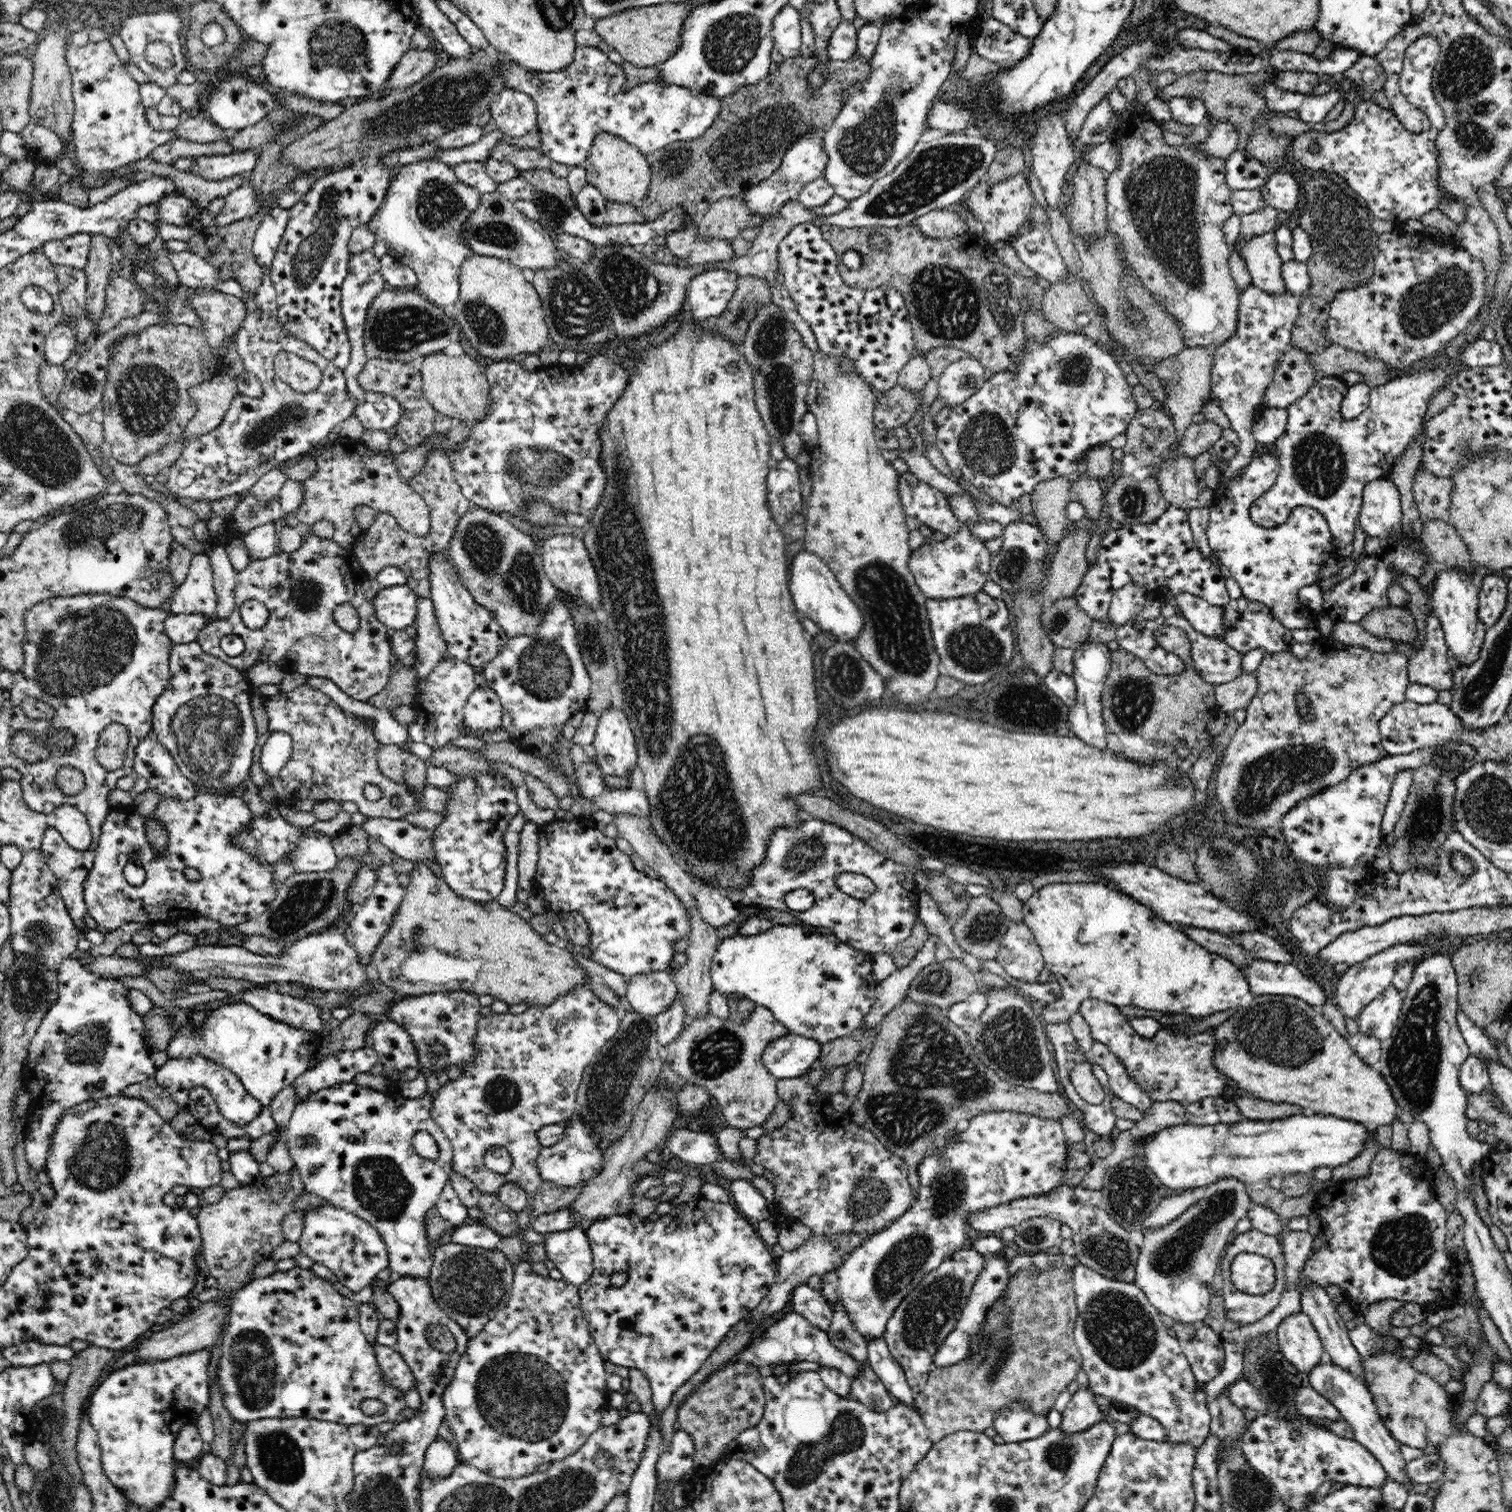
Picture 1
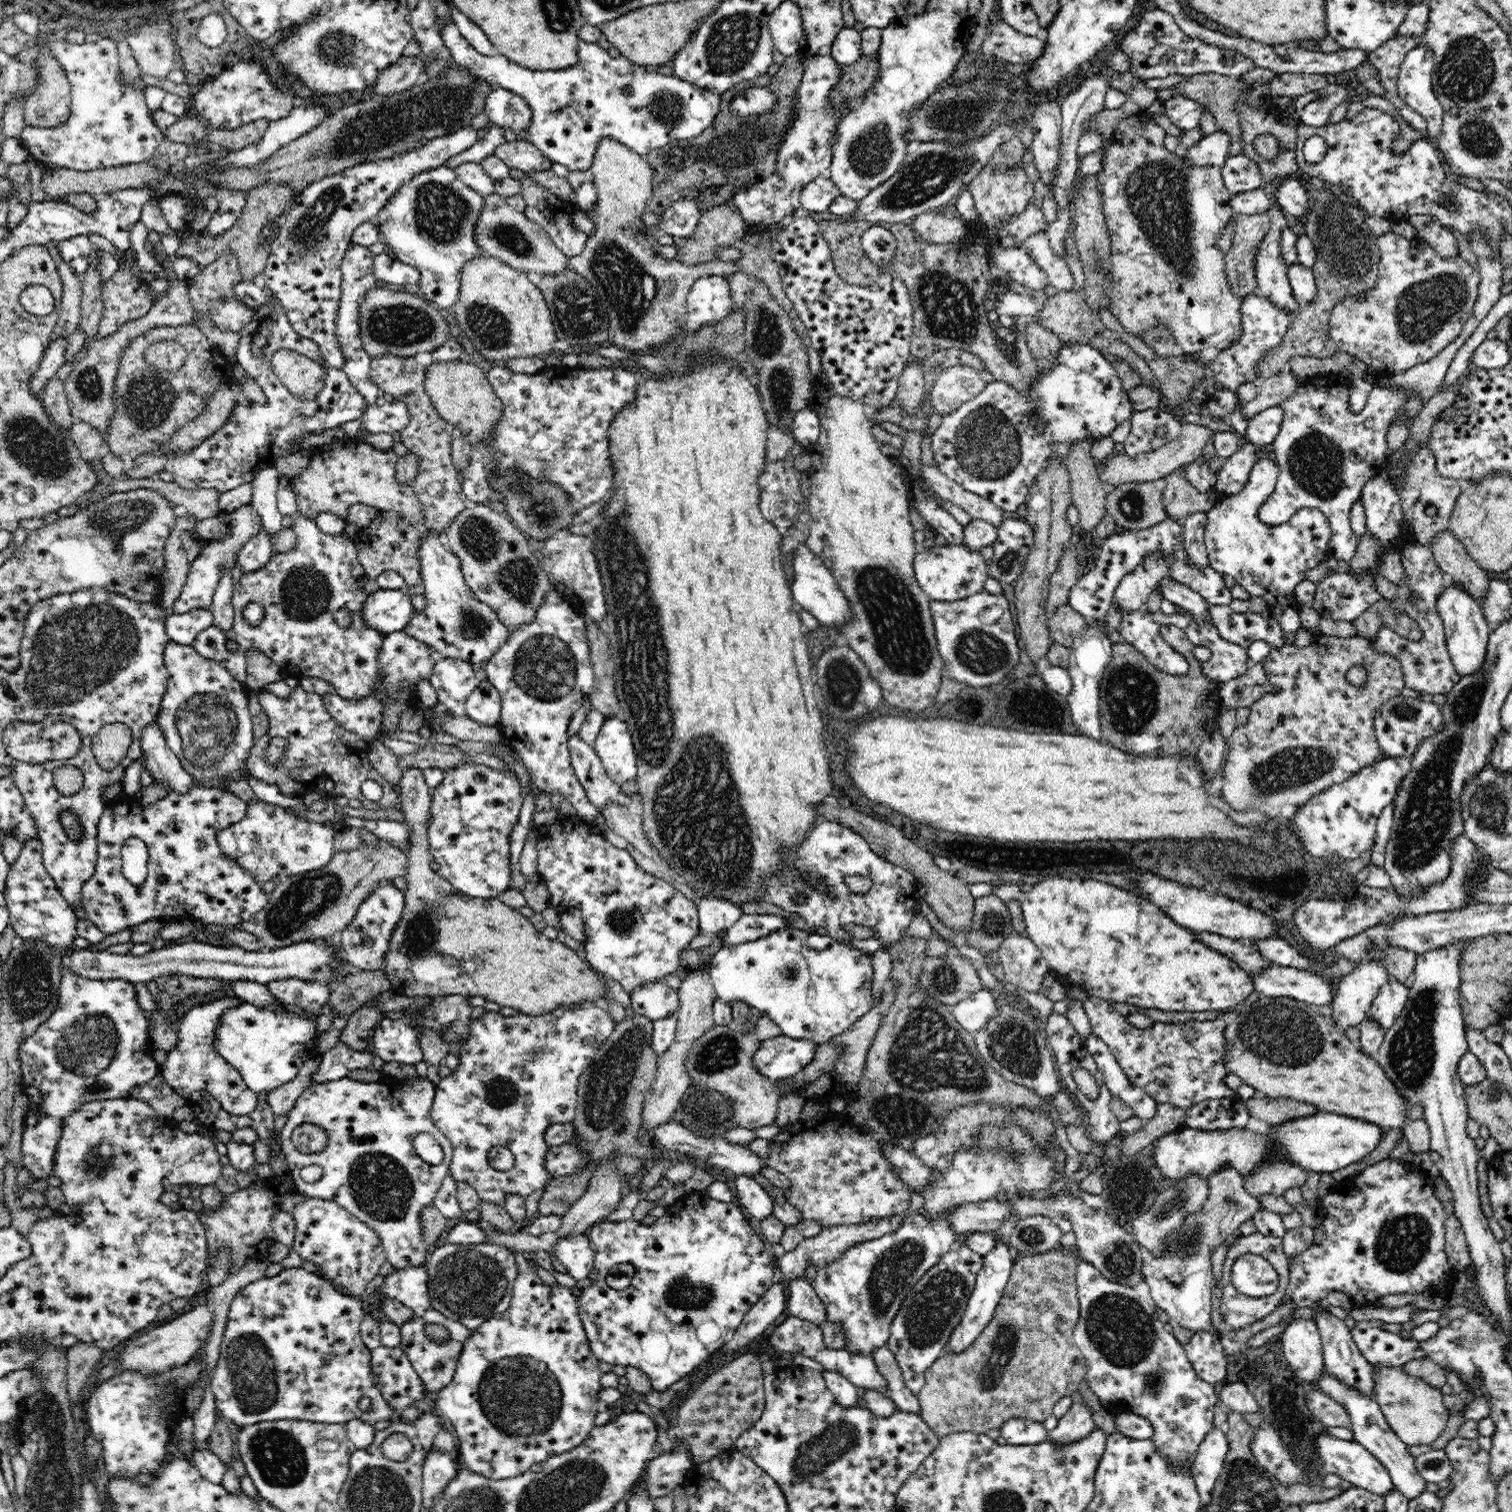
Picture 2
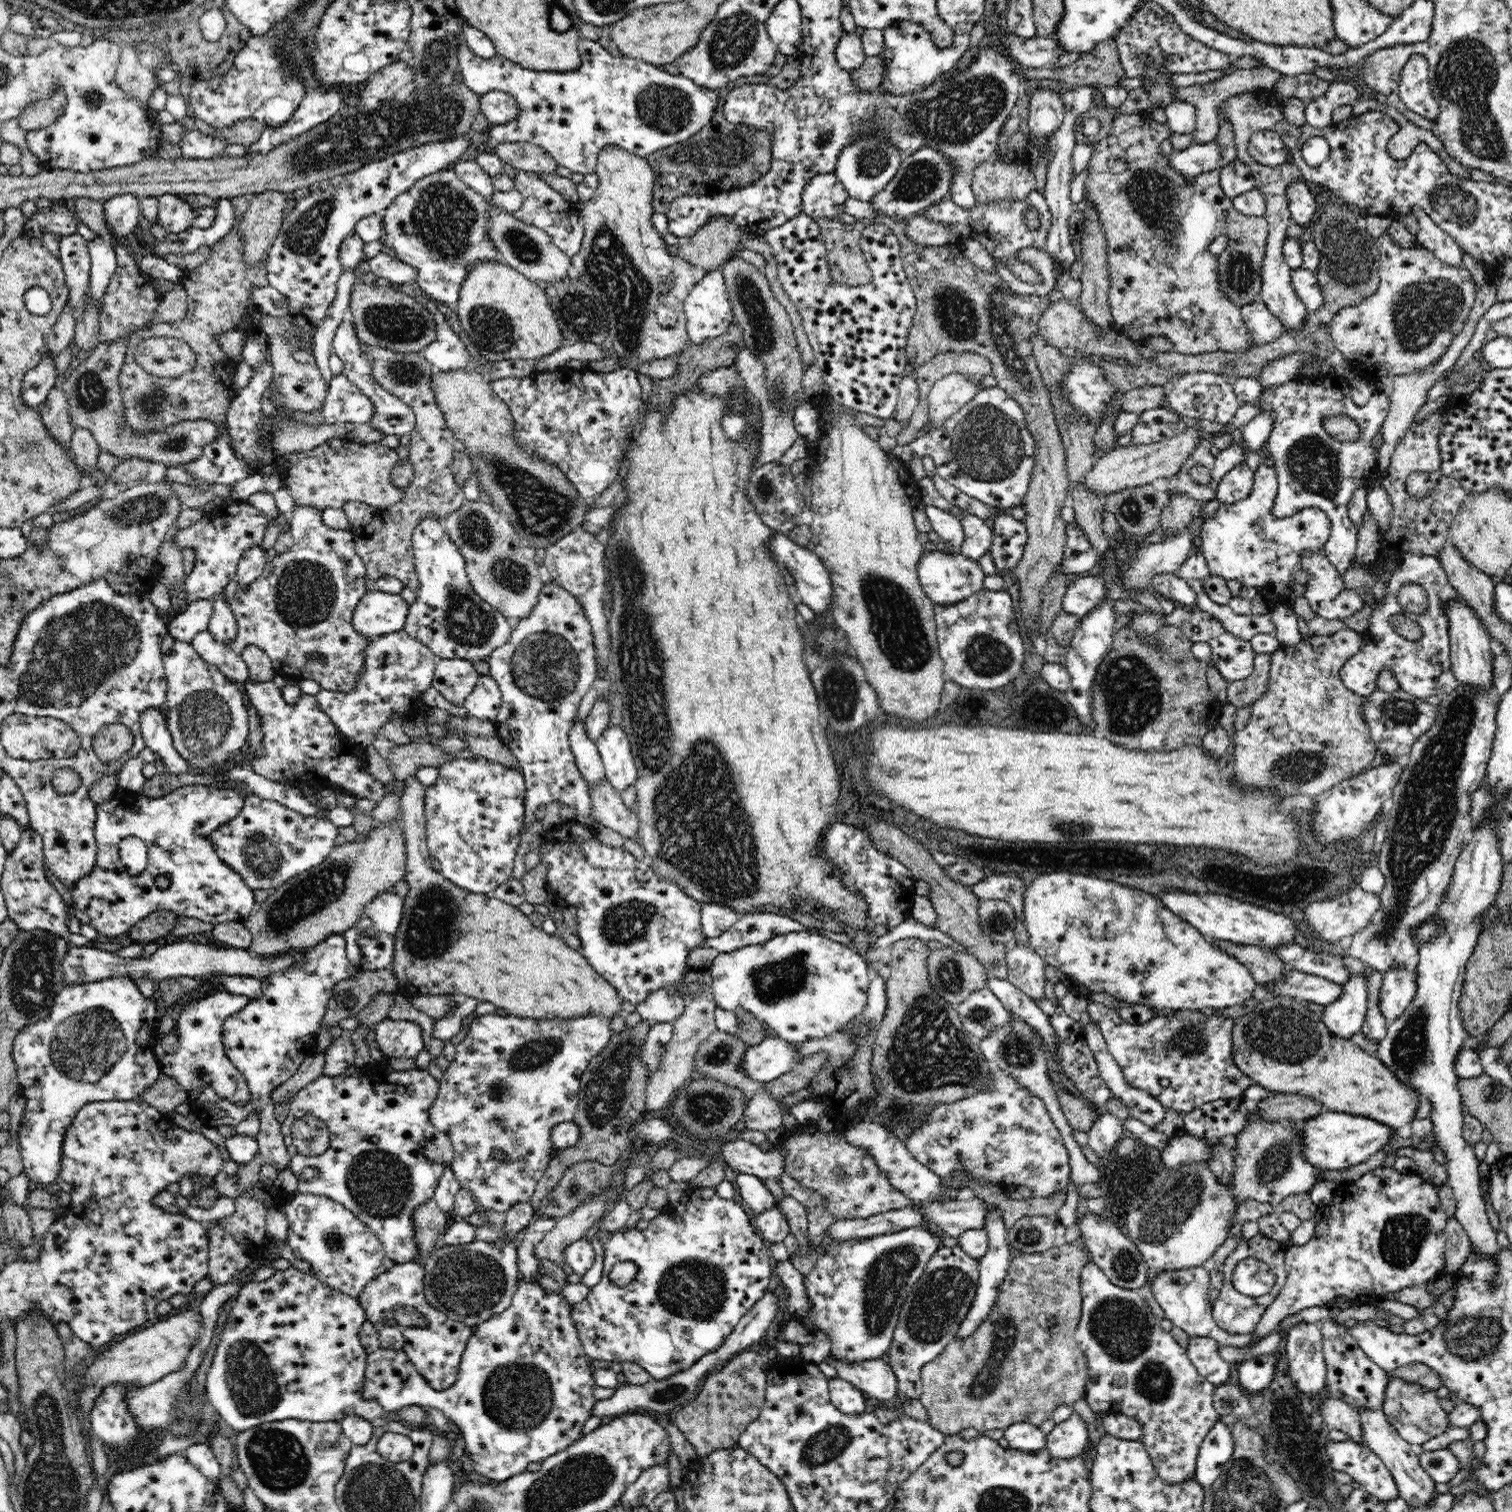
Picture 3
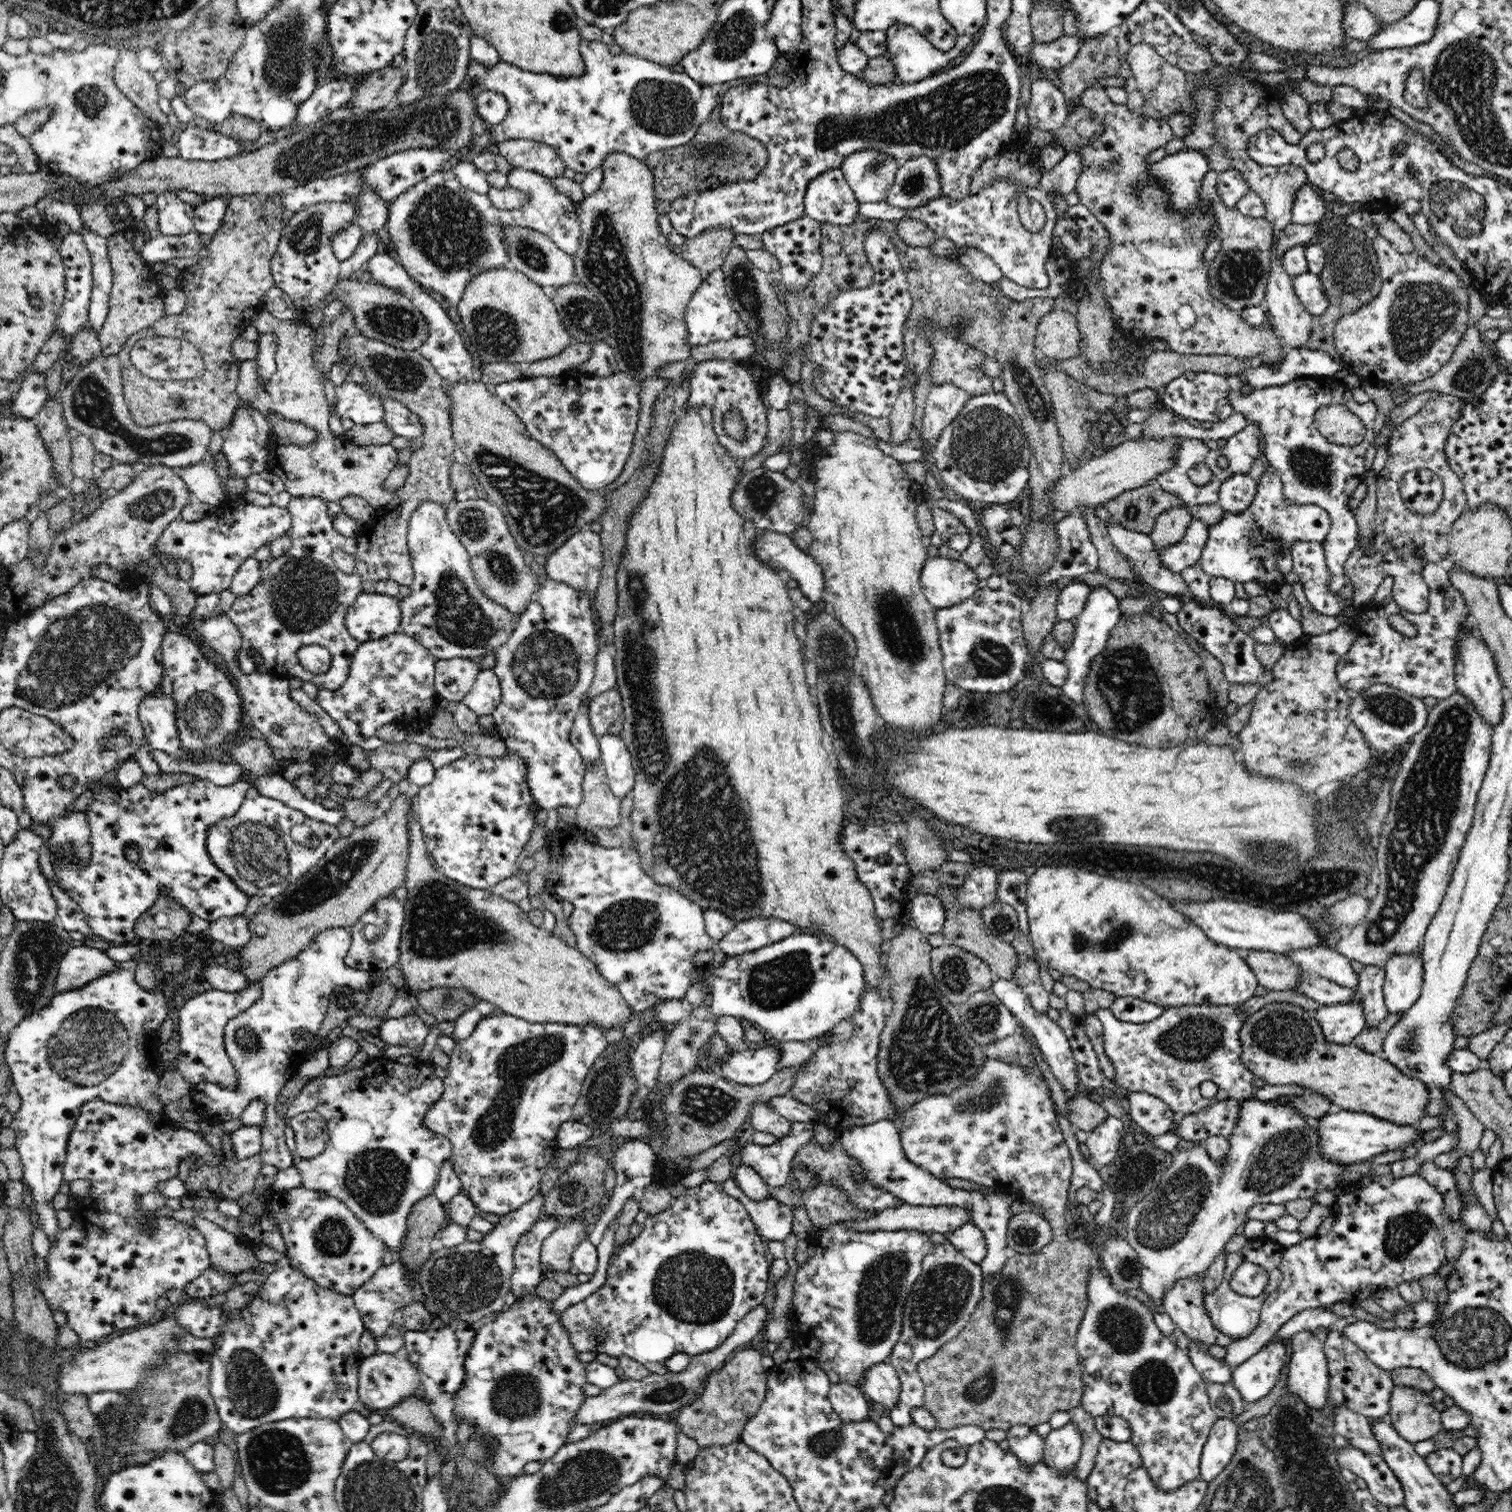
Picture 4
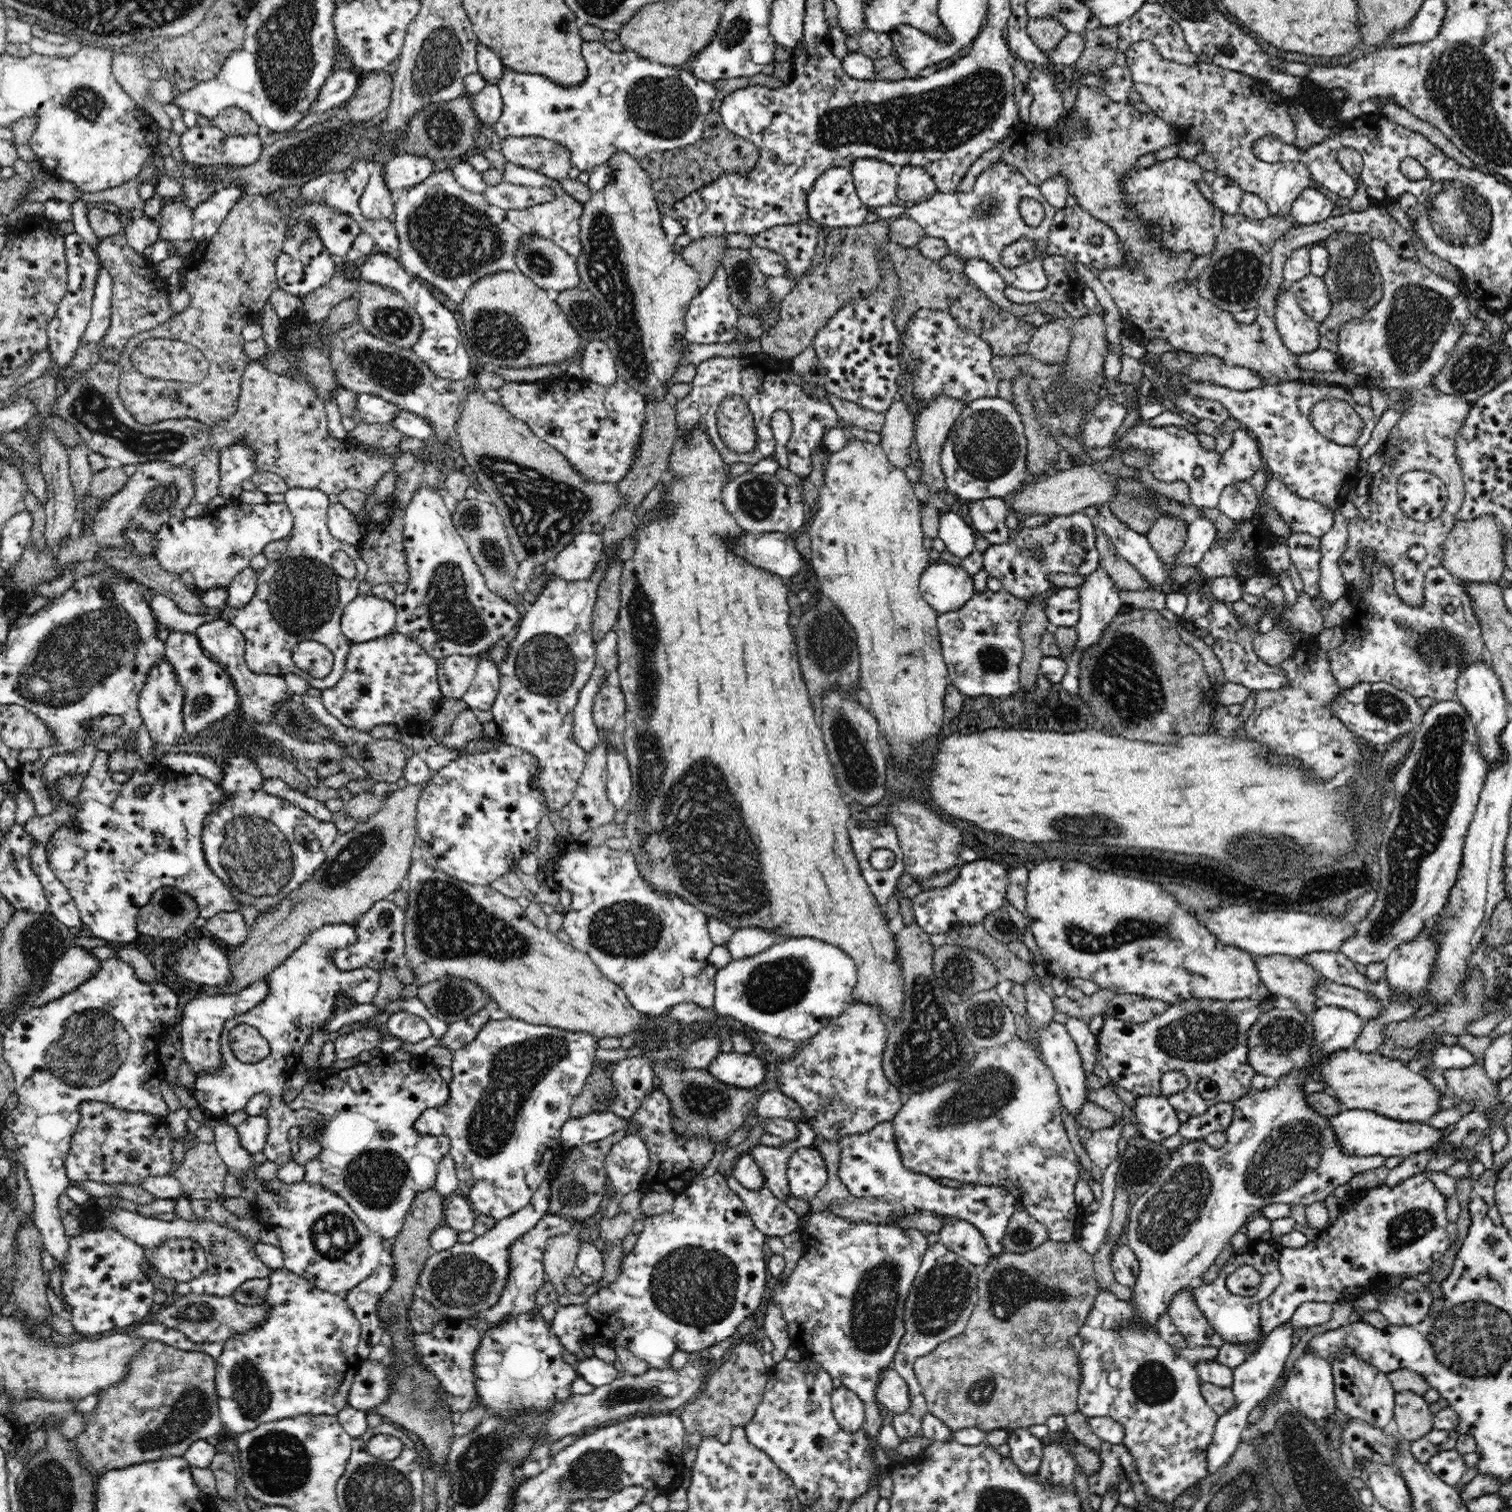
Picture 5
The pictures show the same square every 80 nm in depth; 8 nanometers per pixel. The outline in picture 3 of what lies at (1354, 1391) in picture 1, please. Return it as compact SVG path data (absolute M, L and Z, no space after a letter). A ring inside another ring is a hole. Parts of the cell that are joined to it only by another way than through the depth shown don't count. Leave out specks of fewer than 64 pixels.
M1360 1407L1357 1411L1363 1432L1363 1444L1378 1455L1386 1469L1392 1473L1399 1490L1399 1496L1410 1505L1410 1508L1429 1503L1438 1494L1434 1489L1436 1482L1420 1466L1418 1447L1406 1442L1398 1434L1392 1423L1388 1422L1383 1409L1374 1410L1370 1407Z

